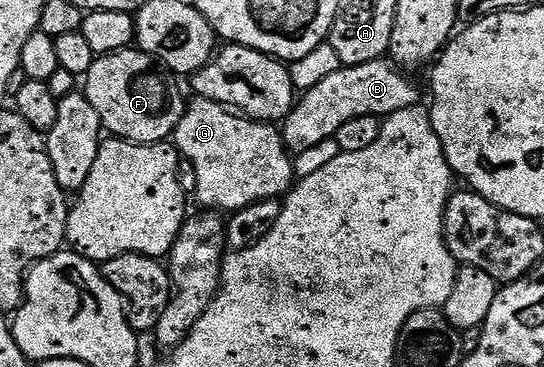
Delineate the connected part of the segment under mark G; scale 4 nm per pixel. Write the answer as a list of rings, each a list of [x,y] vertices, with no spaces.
[[[196,99],[185,108],[182,119],[178,123],[174,134],[174,144],[183,160],[188,161],[192,164],[192,173],[196,176],[196,197],[198,200],[204,204],[203,208],[208,211],[223,211],[225,214],[231,215],[238,212],[242,207],[247,205],[253,205],[259,201],[275,201],[277,199],[283,198],[287,194],[288,190],[292,188],[294,184],[294,174],[293,174],[293,154],[290,152],[287,145],[284,144],[284,139],[281,130],[277,128],[275,124],[265,123],[262,121],[254,121],[250,117],[243,115],[237,115],[233,110],[214,103],[213,101],[206,101],[203,99]]]

